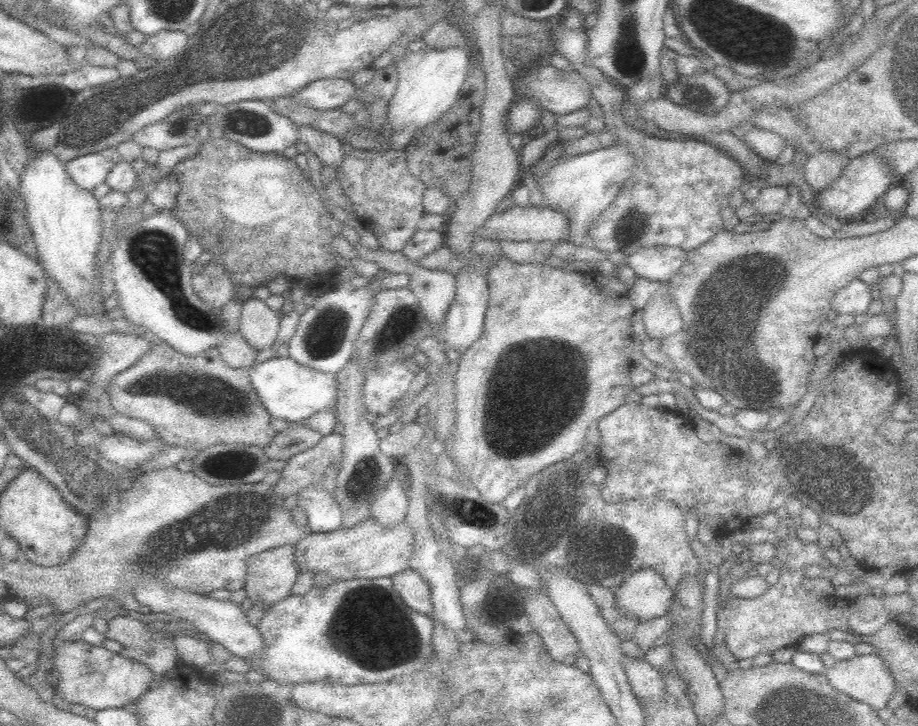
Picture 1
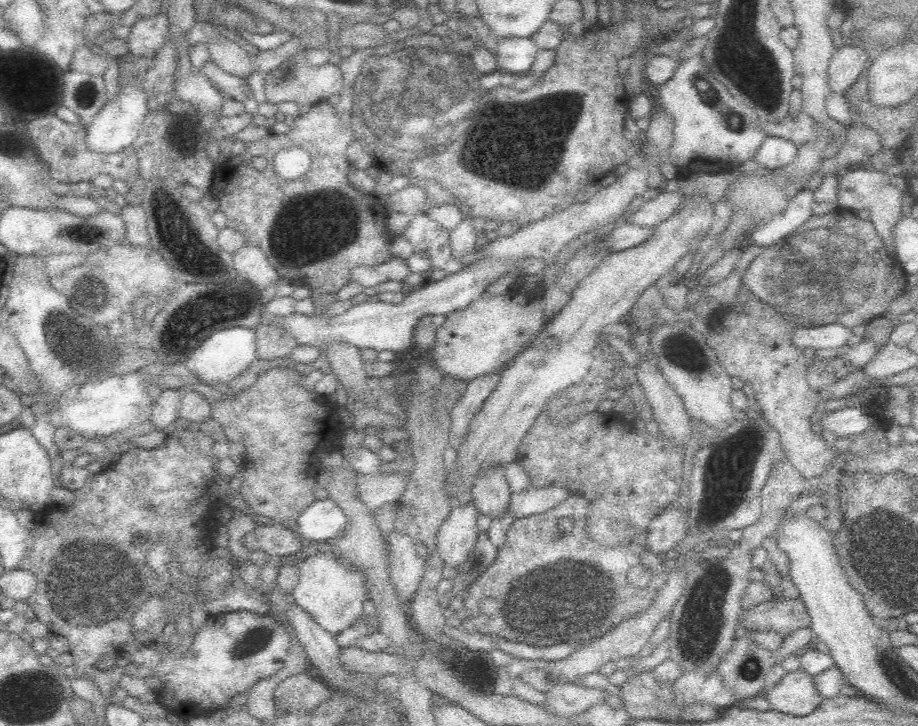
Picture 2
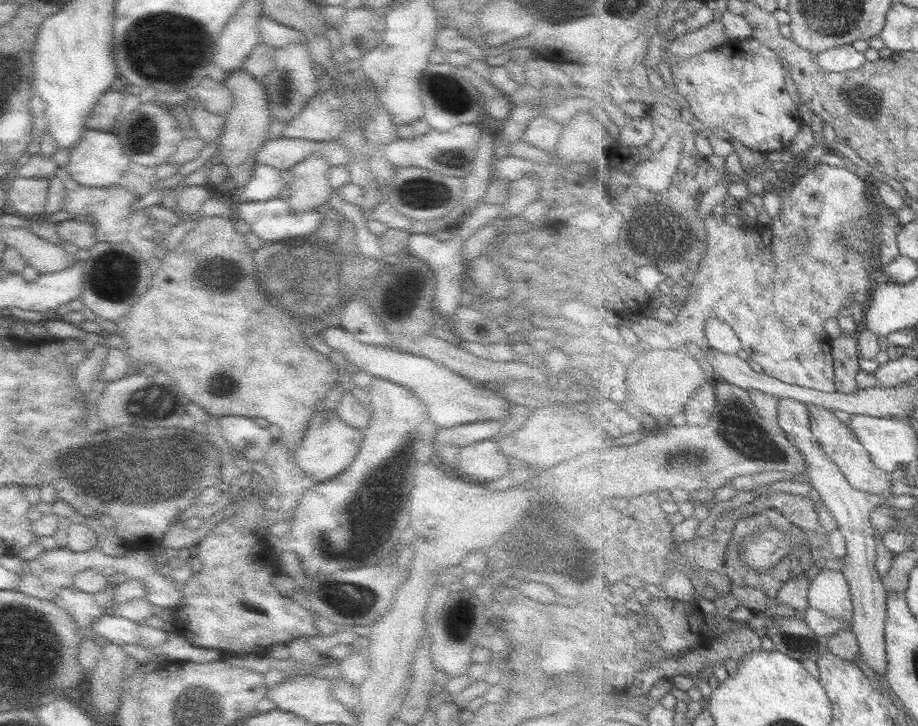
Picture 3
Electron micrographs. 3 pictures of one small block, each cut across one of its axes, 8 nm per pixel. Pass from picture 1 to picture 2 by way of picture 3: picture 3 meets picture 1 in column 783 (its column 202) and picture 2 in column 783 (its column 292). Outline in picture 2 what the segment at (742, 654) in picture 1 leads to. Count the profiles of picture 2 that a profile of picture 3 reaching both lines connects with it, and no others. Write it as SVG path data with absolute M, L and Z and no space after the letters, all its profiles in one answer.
M800 598L768 600L744 610L740 615L740 625L748 631L774 632L783 639L788 638L798 628L811 626L811 618L804 601Z

